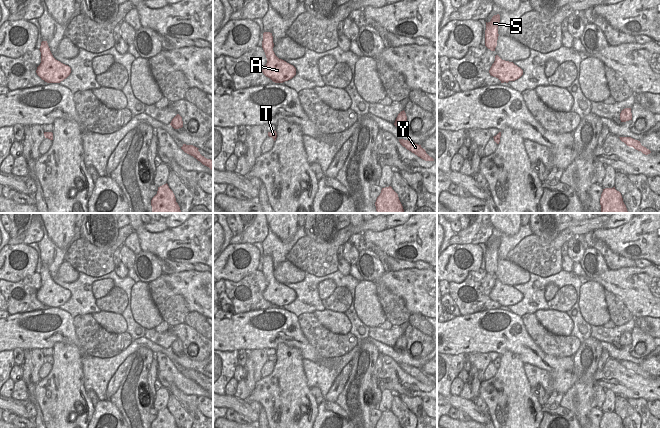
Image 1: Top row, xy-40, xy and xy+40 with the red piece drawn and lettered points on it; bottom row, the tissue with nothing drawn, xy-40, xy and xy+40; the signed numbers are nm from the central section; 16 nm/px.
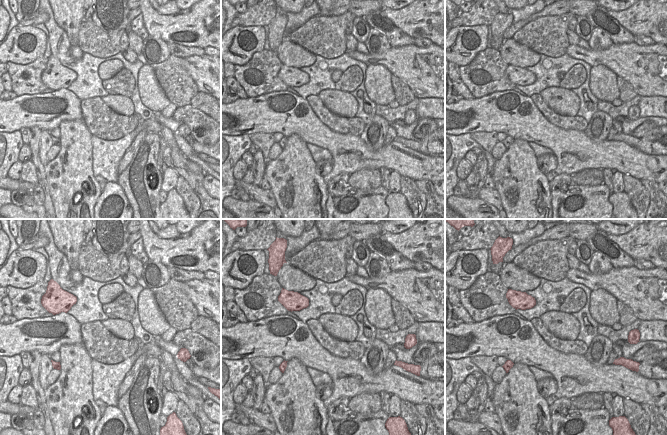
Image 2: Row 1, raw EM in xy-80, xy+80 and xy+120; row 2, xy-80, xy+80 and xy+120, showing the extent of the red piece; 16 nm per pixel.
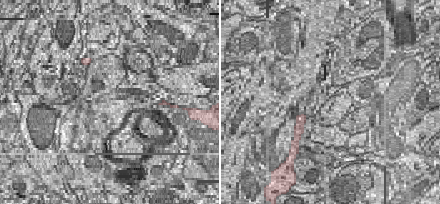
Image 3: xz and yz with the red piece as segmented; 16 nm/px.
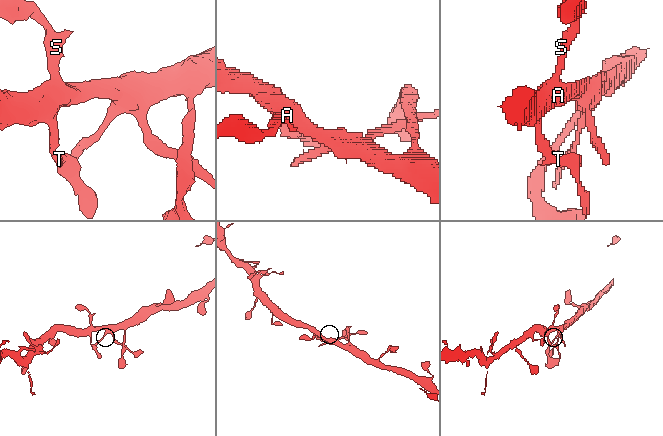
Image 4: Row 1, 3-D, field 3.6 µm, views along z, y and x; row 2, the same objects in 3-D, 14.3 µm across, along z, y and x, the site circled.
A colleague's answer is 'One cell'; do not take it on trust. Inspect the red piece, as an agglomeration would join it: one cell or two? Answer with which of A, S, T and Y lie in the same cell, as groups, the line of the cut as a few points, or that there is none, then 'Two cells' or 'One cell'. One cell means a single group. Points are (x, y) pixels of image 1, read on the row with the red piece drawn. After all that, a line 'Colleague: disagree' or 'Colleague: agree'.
Groups: A S T Y. No split. One cell.
Colleague: agree

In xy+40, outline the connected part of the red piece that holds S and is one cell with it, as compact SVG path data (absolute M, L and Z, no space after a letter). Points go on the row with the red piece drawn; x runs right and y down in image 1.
M494 15L490 22L486 22L485 30L485 46L491 51L495 51L498 40L498 25L500 22L500 15Z

